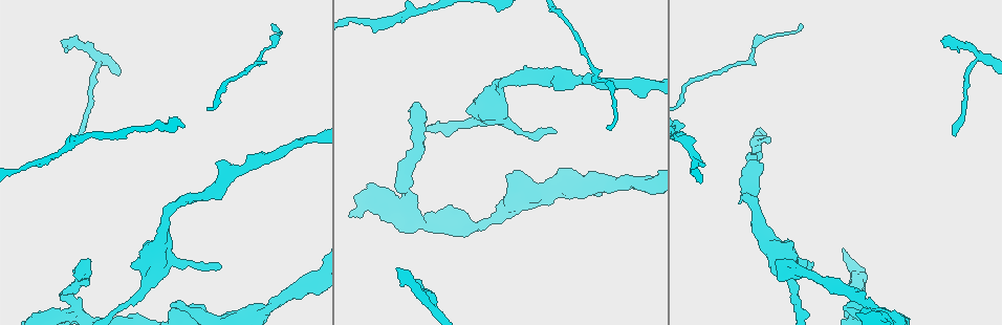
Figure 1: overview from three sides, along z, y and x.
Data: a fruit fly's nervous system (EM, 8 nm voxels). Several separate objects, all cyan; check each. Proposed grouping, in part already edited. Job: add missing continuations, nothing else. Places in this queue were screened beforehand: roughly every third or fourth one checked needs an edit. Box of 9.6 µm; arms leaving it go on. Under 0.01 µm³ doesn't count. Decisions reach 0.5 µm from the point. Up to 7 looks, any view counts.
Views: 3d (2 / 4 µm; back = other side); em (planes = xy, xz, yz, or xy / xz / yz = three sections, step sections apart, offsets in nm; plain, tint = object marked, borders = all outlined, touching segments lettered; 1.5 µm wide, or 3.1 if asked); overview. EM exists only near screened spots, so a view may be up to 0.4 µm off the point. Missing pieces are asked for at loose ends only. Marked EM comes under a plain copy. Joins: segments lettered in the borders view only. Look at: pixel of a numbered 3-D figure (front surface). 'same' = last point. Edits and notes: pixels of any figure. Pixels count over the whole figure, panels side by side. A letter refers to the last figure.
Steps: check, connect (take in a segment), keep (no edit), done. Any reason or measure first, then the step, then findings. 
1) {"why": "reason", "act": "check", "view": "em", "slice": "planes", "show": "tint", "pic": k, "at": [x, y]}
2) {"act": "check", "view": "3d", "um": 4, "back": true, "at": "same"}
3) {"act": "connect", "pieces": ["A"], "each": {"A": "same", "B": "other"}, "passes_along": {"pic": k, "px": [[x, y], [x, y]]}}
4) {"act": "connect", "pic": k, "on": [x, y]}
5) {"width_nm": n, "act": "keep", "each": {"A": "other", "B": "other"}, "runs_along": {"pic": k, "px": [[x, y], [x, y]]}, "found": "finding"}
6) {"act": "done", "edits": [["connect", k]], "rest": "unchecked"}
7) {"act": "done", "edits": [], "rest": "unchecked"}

{"why": "an open end", "act": "check", "view": "3d", "um": 4, "pic": 1, "at": [554, 131]}

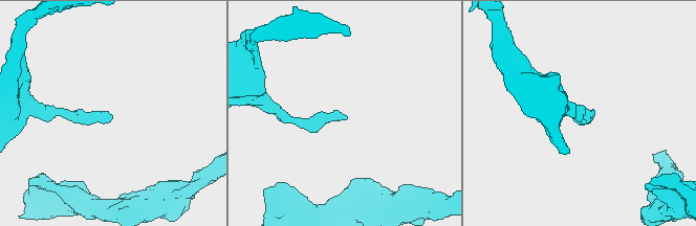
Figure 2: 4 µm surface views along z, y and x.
{"why": "need the tissue", "act": "check", "view": "em", "slice": "planes", "show": "tint", "pic": 2, "at": [109, 120]}

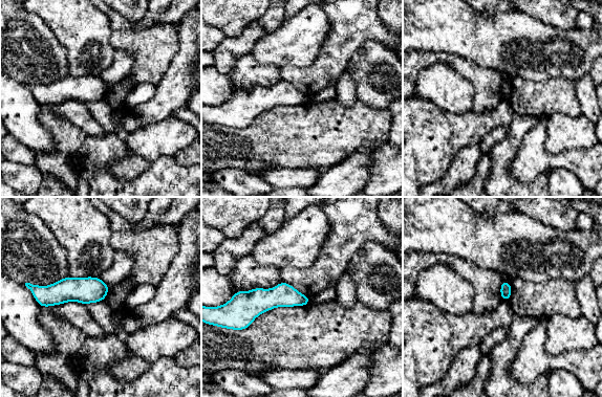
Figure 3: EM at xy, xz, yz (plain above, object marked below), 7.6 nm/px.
{"why": "see the neighbours", "act": "check", "view": "em", "slice": "planes", "show": "borders", "at": "same"}

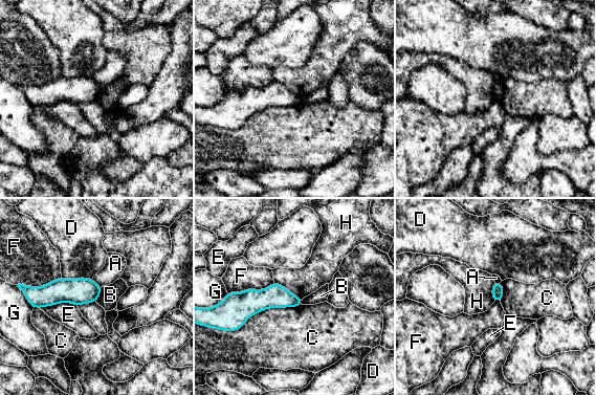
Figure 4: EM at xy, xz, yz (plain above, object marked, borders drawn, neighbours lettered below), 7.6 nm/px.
{"act": "keep", "each": {"A": "other", "B": "other", "C": "other", "D": "other", "E": "other", "F": "other", "G": "other", "H": "other"}, "border": {"pic": 4, "px": [[274, 282], [284, 286], [302, 300]]}, "found": "none of them fits"}

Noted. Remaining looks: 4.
{"act": "check", "view": "em", "slice": "xy", "step": 4, "show": "borders", "pic": 1, "at": [941, 40]}

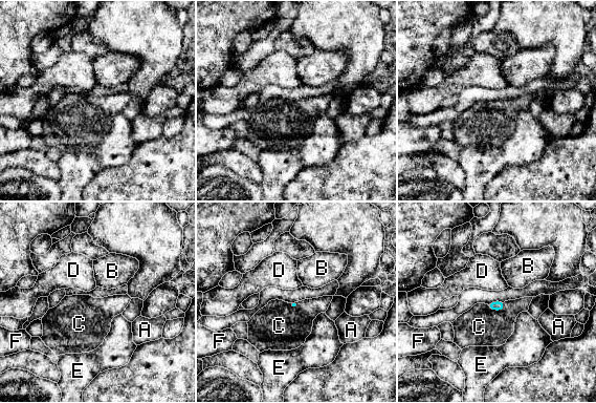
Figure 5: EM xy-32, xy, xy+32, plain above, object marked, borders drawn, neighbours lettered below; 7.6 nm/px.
{"why": "another direction", "act": "check", "view": "em", "slice": "planes", "show": "borders", "at": "same"}

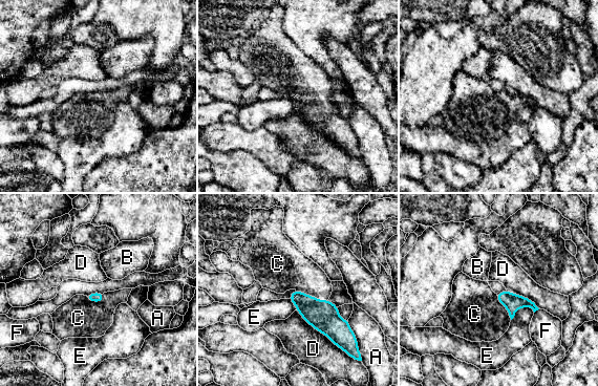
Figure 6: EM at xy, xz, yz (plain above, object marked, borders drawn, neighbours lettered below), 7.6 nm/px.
{"act": "connect", "pieces": ["C"], "each": {"A": "other", "B": "other", "C": "same", "D": "other", "E": "other", "F": "other"}, "found": "the cell continues"}

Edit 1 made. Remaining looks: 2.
{"act": "done", "edits": [["connect", 6]], "rest": "unchecked"}

